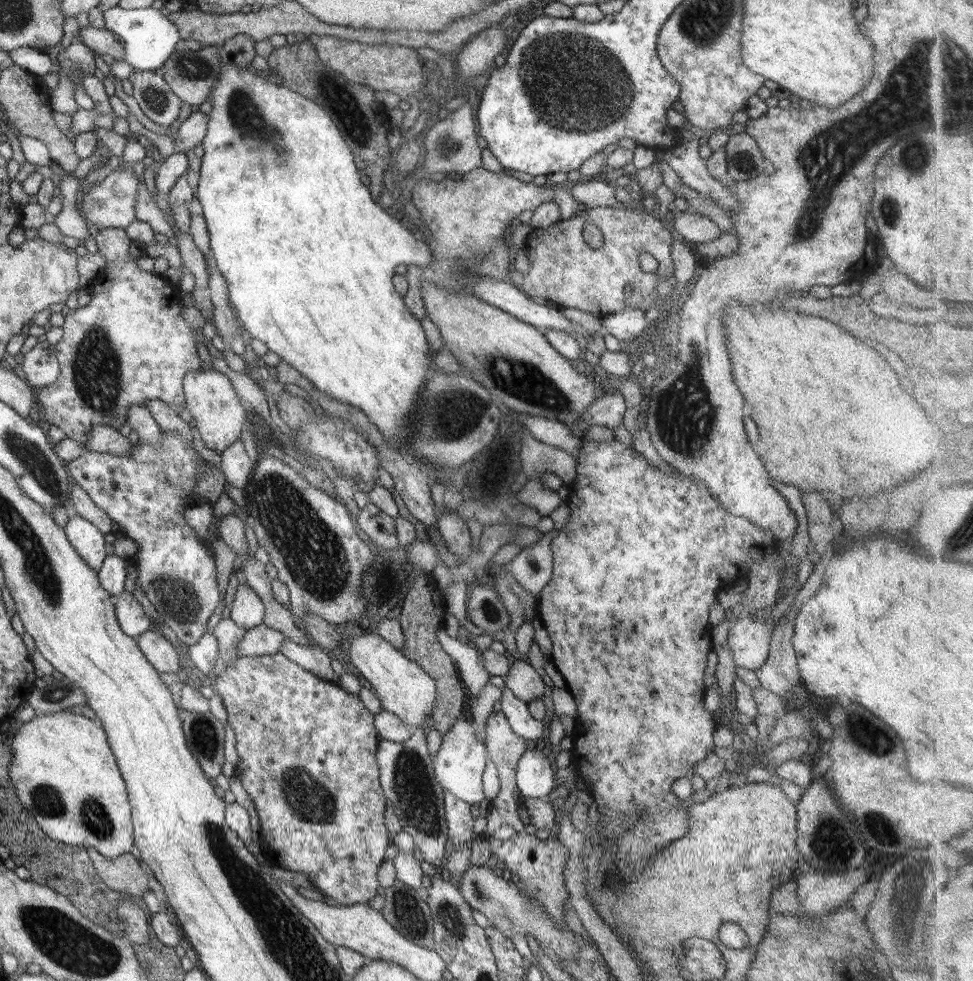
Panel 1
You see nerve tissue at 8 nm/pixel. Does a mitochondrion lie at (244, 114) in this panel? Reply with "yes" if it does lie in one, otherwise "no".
yes

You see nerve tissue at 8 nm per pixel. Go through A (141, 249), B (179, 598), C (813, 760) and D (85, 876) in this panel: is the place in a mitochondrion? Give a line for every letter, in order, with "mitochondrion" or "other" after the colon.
A: other
B: mitochondrion
C: other
D: other

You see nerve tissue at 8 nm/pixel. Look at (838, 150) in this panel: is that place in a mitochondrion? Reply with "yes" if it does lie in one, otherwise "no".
yes

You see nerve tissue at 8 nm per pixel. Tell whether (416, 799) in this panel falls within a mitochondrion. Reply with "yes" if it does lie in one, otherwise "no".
yes

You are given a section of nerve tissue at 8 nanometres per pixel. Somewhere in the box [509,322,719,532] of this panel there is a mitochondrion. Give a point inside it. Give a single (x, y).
(561, 403)

